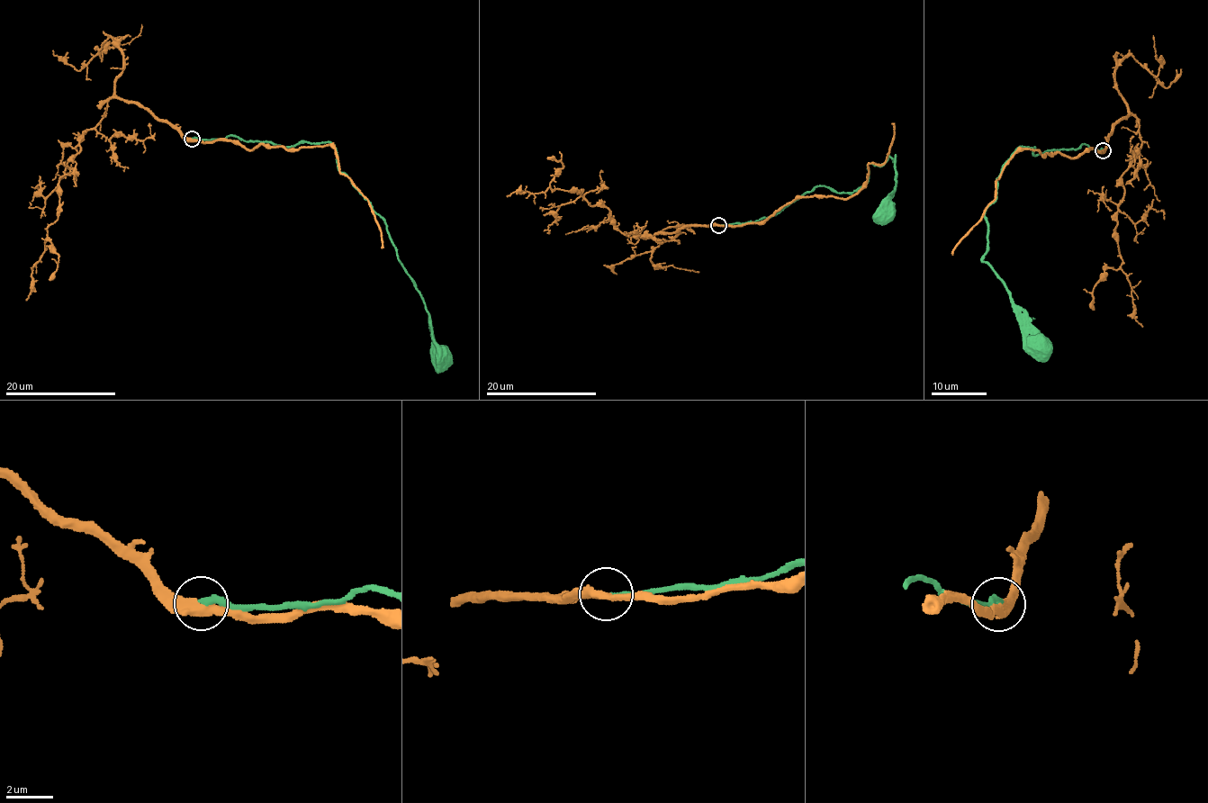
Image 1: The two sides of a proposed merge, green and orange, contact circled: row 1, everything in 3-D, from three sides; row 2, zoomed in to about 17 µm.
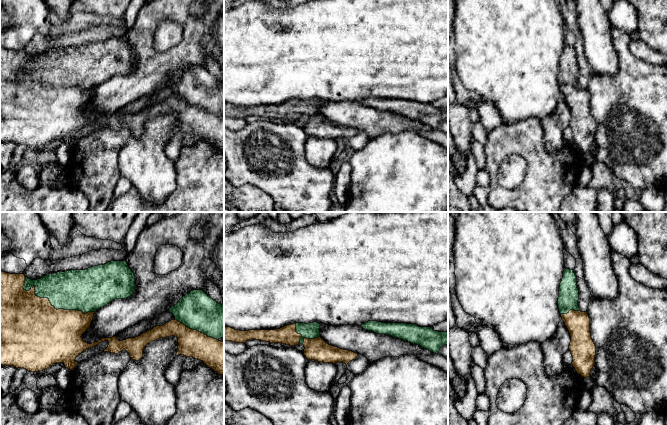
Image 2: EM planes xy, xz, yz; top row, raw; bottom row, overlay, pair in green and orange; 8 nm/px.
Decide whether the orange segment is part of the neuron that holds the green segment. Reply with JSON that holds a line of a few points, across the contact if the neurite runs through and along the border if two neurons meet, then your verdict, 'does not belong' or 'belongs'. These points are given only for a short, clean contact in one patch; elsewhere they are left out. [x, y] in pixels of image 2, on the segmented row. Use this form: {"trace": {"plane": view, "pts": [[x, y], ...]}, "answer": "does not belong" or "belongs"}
{"answer": "belongs"}

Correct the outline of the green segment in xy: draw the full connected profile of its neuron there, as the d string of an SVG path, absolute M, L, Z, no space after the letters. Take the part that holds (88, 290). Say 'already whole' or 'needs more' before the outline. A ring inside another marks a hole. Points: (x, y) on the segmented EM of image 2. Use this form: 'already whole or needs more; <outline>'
needs more; M126 260L111 261L85 270L48 273L37 280L31 280L24 274L6 273L0 269L0 365L38 372L49 368L55 363L63 363L66 368L73 370L78 364L75 359L79 354L107 340L109 345L104 352L118 354L125 349L130 358L139 361L143 357L145 346L151 341L175 336L178 338L179 344L176 356L181 354L201 360L209 368L224 376L224 342L219 340L220 338L224 339L224 304L217 303L203 290L190 291L168 310L174 315L174 320L162 326L156 326L138 337L119 341L114 336L112 338L102 338L92 344L83 341L81 336L90 327L96 310L115 299L129 298L134 292L135 276L134 272L128 267Z

